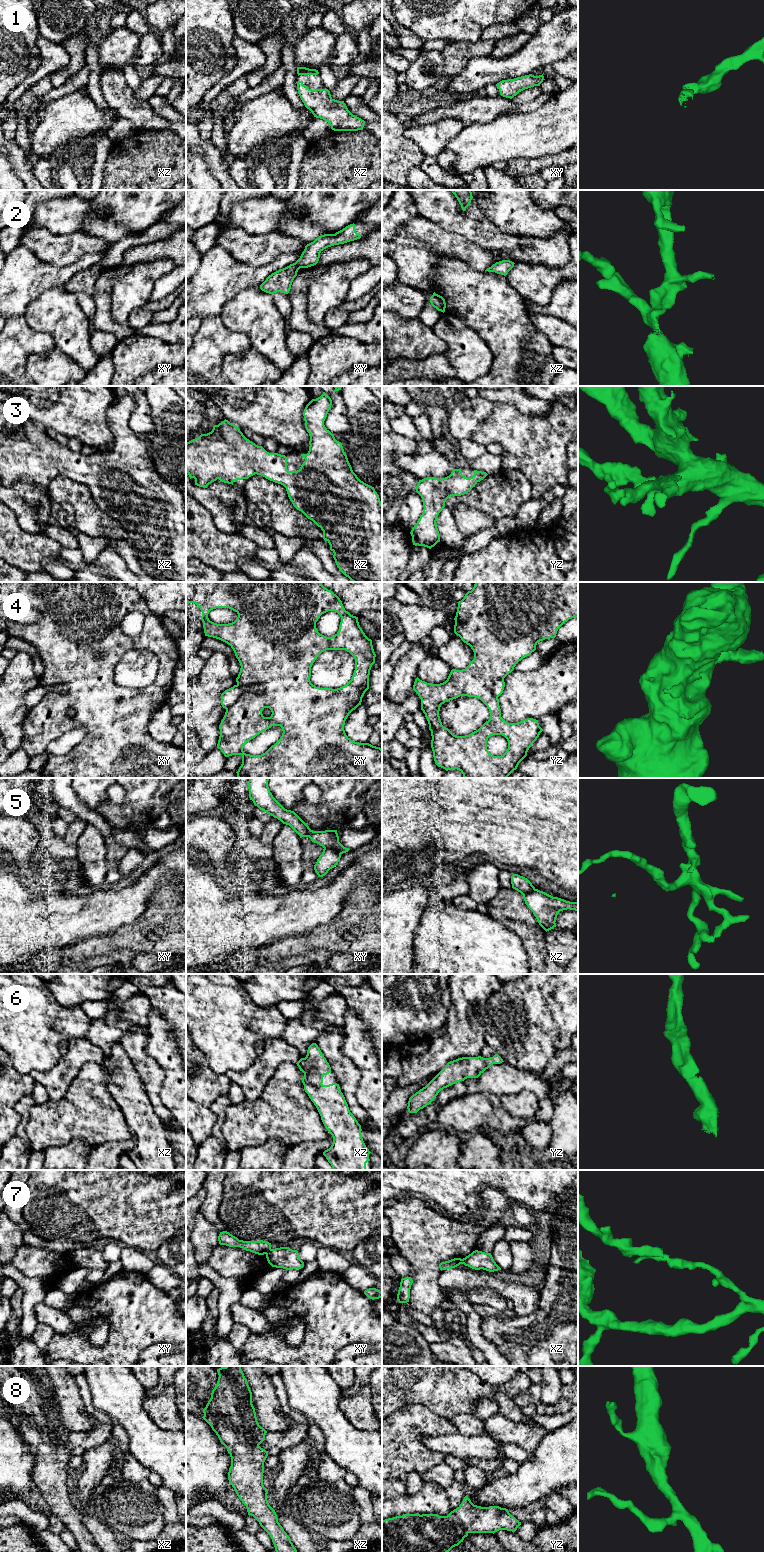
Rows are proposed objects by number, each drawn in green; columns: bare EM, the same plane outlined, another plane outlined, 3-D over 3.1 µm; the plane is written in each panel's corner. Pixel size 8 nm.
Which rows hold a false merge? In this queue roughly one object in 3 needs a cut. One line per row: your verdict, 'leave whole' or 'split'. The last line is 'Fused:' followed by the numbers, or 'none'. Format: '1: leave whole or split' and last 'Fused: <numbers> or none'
1: leave whole
2: leave whole
3: leave whole
4: split
5: split
6: leave whole
7: split
8: leave whole
Fused: 4, 5, 7

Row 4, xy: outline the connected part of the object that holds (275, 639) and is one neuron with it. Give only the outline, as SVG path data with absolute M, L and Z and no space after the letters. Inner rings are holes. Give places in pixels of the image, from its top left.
M186 582L186 603L195 603L201 610L201 620L205 636L219 639L233 649L236 658L240 663L240 672L236 678L238 686L247 687L254 684L265 684L266 689L261 693L244 690L240 698L229 708L226 709L225 715L219 725L220 736L217 748L221 750L225 757L232 755L241 755L242 764L237 773L238 778L382 778L382 749L369 743L359 743L351 740L345 733L344 725L349 714L361 705L365 692L369 689L369 675L372 665L375 663L376 654L373 649L372 640L369 639L359 625L358 617L351 615L345 610L340 598L331 590L325 588L321 582ZM216 608L229 608L238 614L237 619L228 624L217 624L209 620L208 614ZM328 611L335 611L341 617L338 632L332 637L326 637L320 634L316 628L316 622L320 616ZM326 650L346 650L355 659L355 670L352 679L344 686L332 688L320 688L313 685L310 681L311 667L317 657ZM269 708L272 712L270 717L264 717L262 711ZM272 726L282 728L282 736L272 745L265 753L261 755L250 755L243 751L244 745L255 738L260 733L266 731Z

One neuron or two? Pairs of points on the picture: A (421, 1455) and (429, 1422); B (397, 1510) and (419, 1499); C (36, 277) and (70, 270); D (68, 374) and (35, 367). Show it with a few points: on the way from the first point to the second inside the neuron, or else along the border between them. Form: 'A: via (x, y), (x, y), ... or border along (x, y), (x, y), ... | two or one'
A: via (417, 1447), (417, 1433), (421, 1429) | one
B: via (402, 1505), (414, 1504) | one
C: via (44, 276), (58, 276), (62, 274) | one
D: via (60, 370), (43, 369) | one

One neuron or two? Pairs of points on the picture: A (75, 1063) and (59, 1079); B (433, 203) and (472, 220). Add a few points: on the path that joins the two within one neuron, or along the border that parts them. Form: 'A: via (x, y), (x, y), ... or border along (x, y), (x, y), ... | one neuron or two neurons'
A: via (70, 1068), (64, 1077) | one neuron
B: via (443, 209), (453, 219), (462, 220) | one neuron

